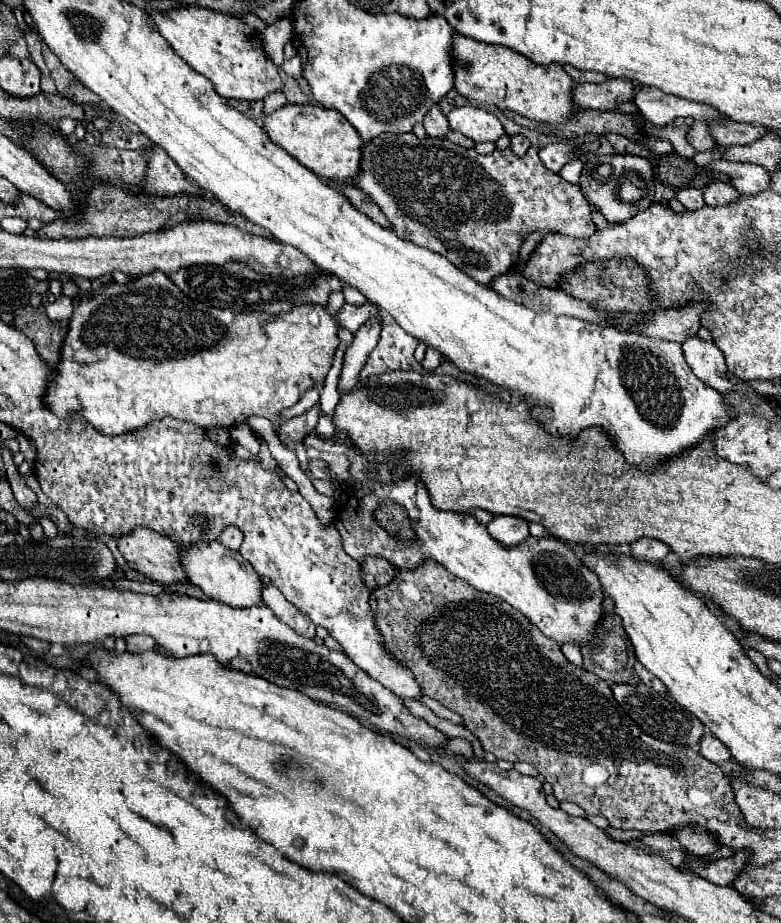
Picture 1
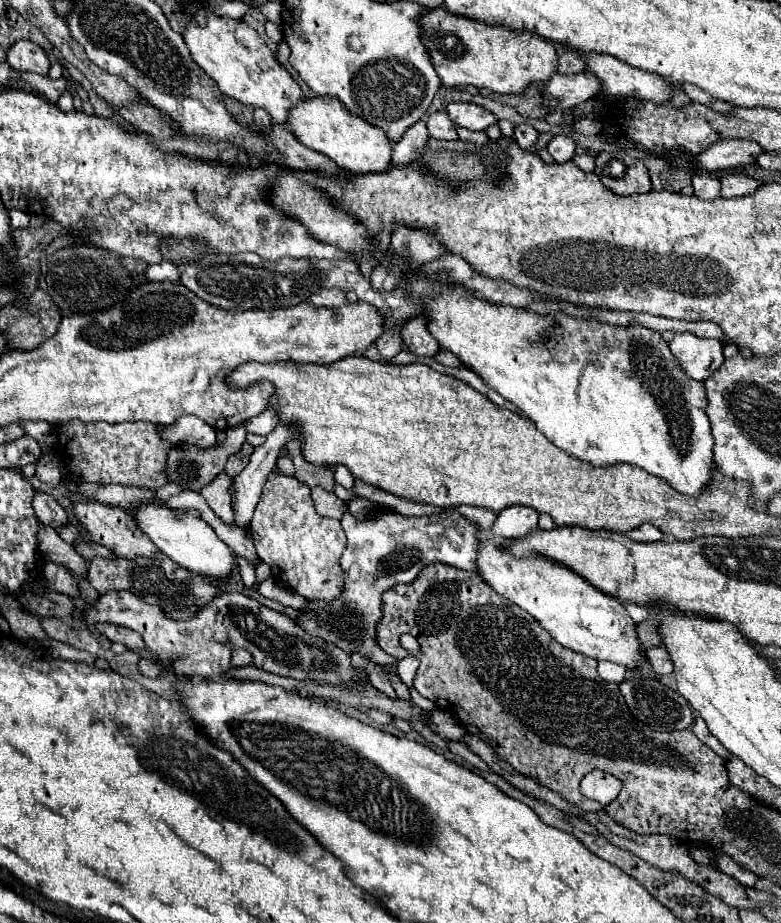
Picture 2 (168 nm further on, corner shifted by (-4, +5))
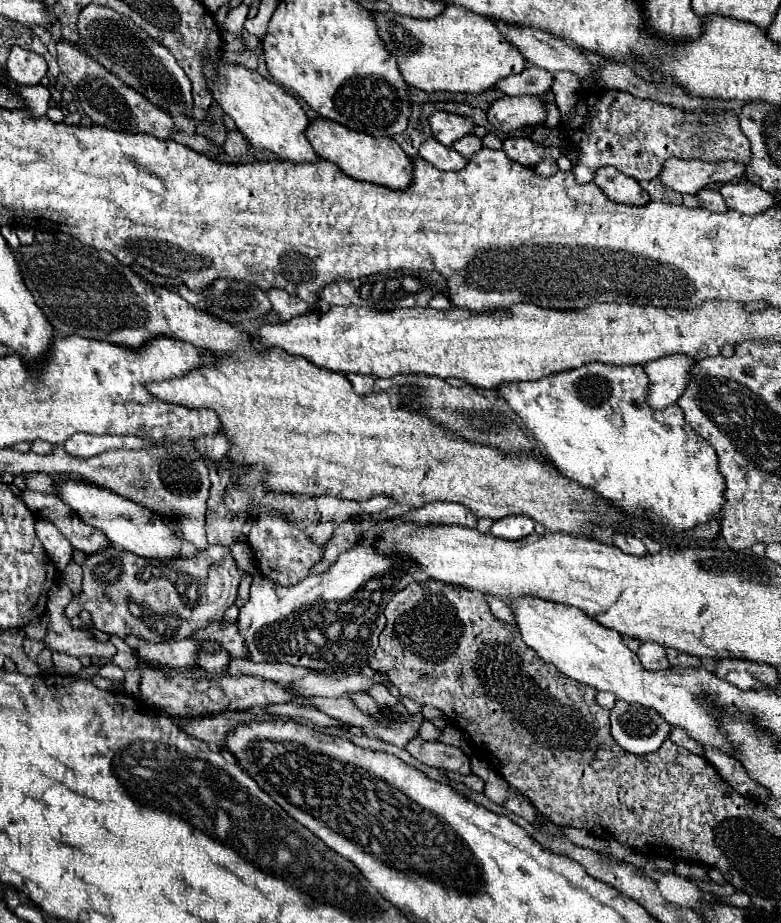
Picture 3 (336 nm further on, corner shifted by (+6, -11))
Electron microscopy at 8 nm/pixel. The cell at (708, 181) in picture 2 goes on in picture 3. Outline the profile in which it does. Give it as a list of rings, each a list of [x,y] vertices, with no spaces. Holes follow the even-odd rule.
[[[704,188],[696,196],[700,200],[700,206],[710,210],[710,212],[724,212],[724,210],[728,210],[728,206],[726,206],[726,202],[724,202],[724,198],[722,198],[722,194],[718,190]]]

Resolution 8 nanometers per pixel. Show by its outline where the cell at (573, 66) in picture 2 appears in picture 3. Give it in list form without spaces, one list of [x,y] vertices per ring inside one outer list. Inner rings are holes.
[[[528,66],[524,72],[500,80],[500,84],[496,84],[496,90],[500,90],[506,96],[526,96],[526,94],[538,96],[544,90],[548,90],[550,84],[552,84],[550,72],[536,66]]]

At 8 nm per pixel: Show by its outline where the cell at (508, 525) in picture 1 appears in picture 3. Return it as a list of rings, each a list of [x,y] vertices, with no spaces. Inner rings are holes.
[[[504,516],[500,520],[494,522],[494,526],[490,528],[490,534],[504,538],[504,540],[518,540],[524,538],[528,534],[534,532],[536,522],[524,516]]]

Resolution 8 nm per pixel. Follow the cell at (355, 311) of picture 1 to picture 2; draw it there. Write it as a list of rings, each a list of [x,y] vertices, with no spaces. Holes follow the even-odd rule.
[[[318,290],[314,294],[310,294],[310,302],[314,306],[328,306],[328,308],[334,308],[334,306],[342,306],[342,304],[348,304],[348,298],[342,290]]]

